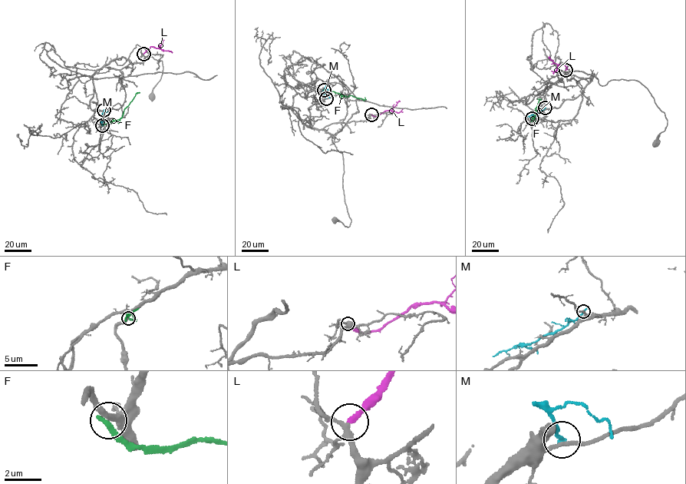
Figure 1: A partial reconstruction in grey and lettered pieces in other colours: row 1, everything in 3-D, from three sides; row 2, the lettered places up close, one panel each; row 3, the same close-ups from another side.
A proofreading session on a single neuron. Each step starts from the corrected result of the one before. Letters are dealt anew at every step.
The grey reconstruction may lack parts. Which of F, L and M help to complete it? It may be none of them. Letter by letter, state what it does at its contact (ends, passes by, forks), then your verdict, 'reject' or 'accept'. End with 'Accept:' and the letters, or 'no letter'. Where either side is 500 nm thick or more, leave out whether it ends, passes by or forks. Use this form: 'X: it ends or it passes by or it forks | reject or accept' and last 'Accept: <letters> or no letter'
F: it ends | reject
L: it ends | accept
M: it ends | reject
Accept: L

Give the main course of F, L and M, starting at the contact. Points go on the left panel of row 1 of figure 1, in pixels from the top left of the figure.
F: (102, 125), (119, 119), (137, 93)
L: (143, 54), (151, 46), (170, 51)
M: (104, 110), (100, 119), (102, 125)

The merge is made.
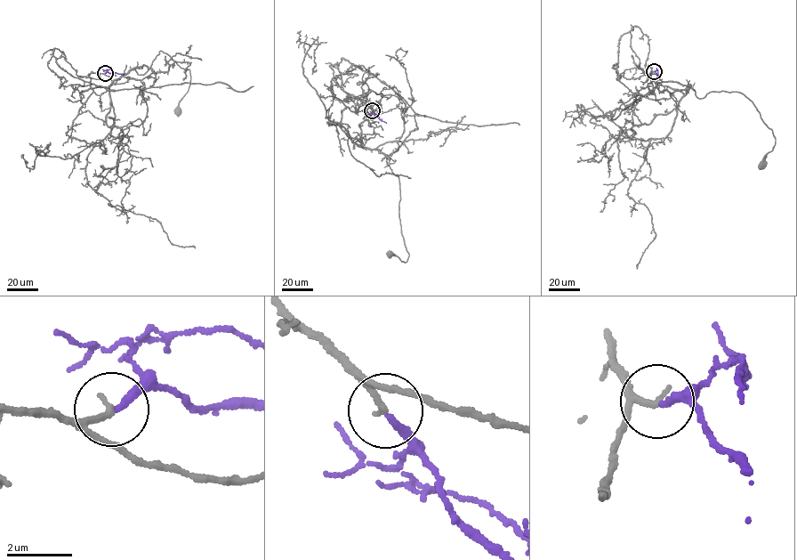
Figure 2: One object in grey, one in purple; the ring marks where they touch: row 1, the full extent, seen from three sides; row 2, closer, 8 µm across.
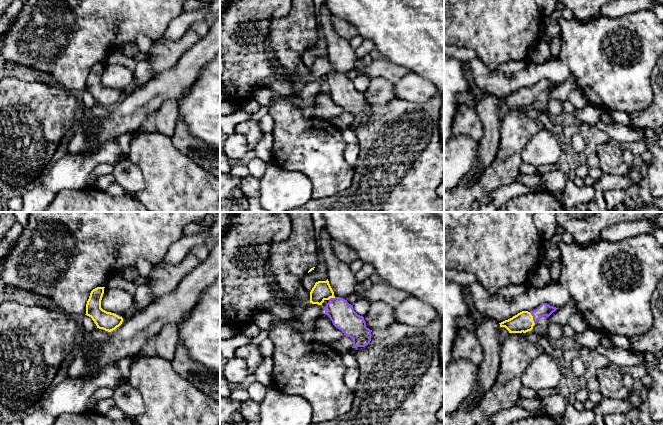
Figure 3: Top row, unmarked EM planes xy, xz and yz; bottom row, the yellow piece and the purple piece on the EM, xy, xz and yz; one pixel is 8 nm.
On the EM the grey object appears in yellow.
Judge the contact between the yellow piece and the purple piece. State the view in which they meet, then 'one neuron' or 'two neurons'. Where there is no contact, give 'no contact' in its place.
meets yellow in yz; one neuron

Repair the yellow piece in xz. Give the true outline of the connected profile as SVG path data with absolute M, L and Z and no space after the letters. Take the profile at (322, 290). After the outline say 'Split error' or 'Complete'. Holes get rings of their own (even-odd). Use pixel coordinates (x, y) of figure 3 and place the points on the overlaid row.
M328 279L316 282L310 292L310 303L322 305L325 300L329 301L324 307L326 315L336 328L353 339L352 348L367 346L372 330L366 327L364 317L358 315L347 300L334 296Z. Split error

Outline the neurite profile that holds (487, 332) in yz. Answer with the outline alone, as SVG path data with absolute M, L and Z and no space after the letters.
M471 308L470 314L477 328L475 334L483 349L483 362L478 367L476 381L484 393L496 381L499 374L501 342L499 341L500 324L495 319L482 315Z

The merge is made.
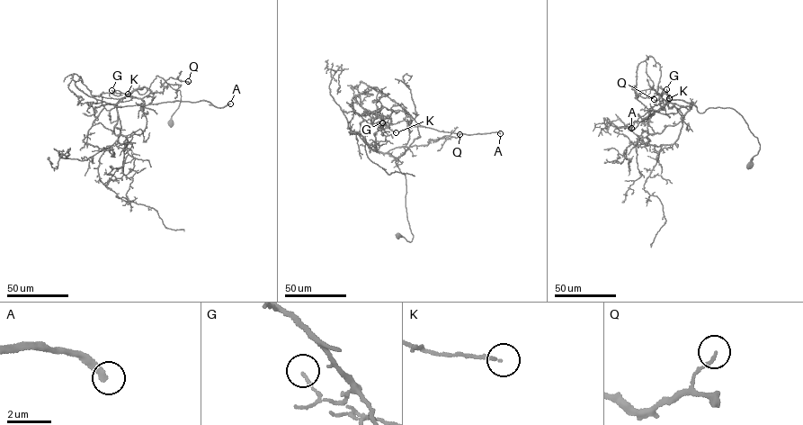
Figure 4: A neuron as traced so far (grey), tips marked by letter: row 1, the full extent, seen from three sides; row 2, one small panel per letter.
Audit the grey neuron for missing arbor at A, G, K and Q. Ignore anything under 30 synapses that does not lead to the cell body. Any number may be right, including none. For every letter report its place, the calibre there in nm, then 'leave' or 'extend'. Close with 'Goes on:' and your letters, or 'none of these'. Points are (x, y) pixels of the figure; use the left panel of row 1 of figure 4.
A: (230, 103) | 300 nm | extend
G: (111, 90) | 110 nm | leave
K: (128, 94) | 140 nm | leave
Q: (188, 81) | 130 nm | leave
Goes on: A

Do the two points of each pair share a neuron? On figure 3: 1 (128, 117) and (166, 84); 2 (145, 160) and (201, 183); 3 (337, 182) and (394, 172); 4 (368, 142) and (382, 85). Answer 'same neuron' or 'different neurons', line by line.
1: same neuron
2: same neuron
3: different neurons
4: different neurons

